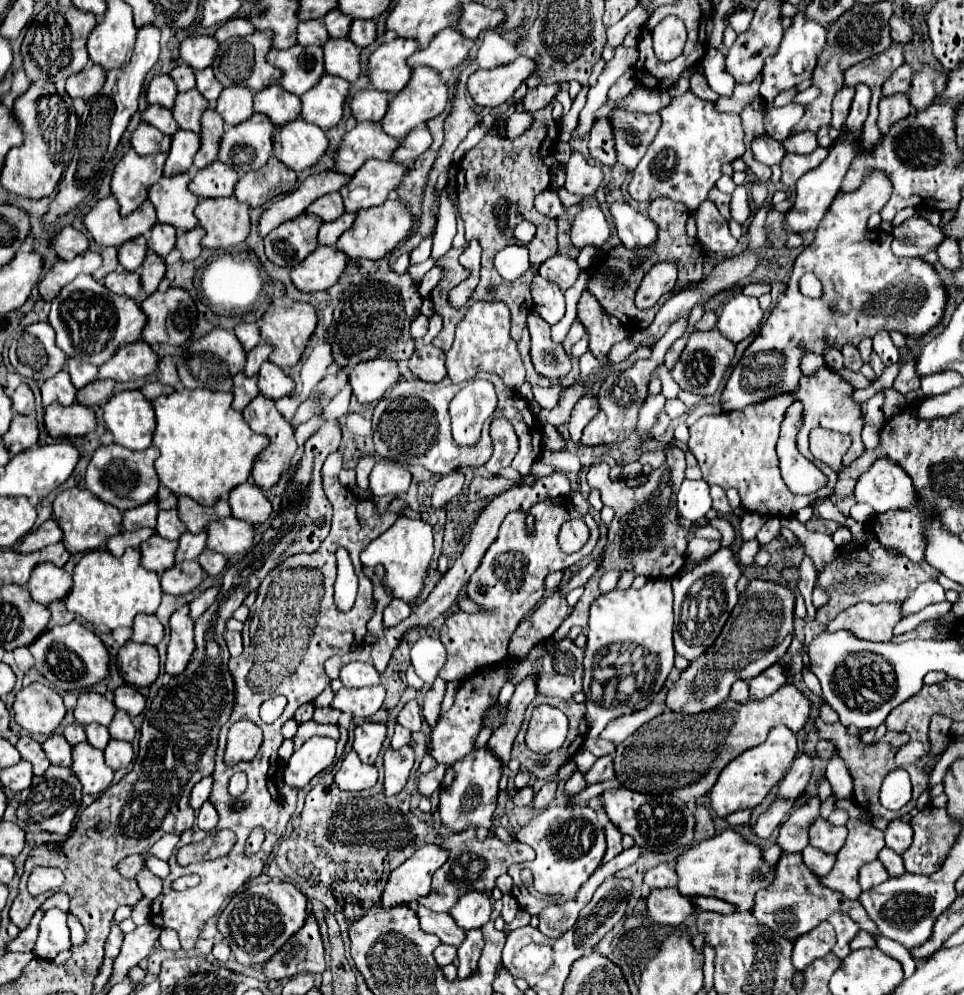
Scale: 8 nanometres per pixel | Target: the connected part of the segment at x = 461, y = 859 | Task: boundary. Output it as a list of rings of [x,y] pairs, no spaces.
[[[471,836],[461,842],[455,842],[453,846],[451,846],[451,842],[447,842],[447,846],[449,846],[449,860],[433,874],[431,892],[417,900],[419,904],[427,906],[433,912],[449,912],[449,908],[455,904],[455,900],[469,890],[479,890],[479,892],[493,890],[497,876],[505,874],[511,864],[535,858],[535,852],[531,846],[527,846],[519,840],[505,844],[497,836],[487,836],[483,842],[477,840],[475,836]]]

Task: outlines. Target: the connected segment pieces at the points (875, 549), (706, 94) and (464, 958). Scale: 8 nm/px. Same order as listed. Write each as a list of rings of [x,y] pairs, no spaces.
[[[875,540],[867,546],[869,554],[871,554],[871,564],[869,566],[859,566],[853,558],[849,558],[849,554],[845,554],[841,550],[839,558],[827,566],[827,570],[823,574],[819,574],[819,584],[831,594],[829,602],[817,610],[817,620],[821,624],[827,624],[829,620],[833,620],[841,610],[849,608],[851,604],[857,602],[897,602],[897,600],[905,600],[909,598],[909,594],[925,580],[937,580],[939,570],[935,570],[933,566],[929,566],[925,560],[915,564],[911,560],[907,560],[907,556],[889,556],[885,552],[885,548]]]
[[[693,72],[693,78],[691,78],[691,88],[689,88],[695,96],[699,96],[701,100],[709,100],[709,102],[717,102],[717,92],[713,92],[705,80],[705,76],[701,72]]]
[[[481,928],[465,932],[465,940],[459,946],[459,974],[457,978],[467,978],[471,974],[475,974],[475,968],[479,964],[479,956],[483,950],[483,934]]]

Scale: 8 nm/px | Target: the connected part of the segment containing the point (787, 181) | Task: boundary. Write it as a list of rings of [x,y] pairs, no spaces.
[[[821,146],[807,156],[787,154],[785,160],[781,162],[781,184],[787,186],[787,188],[793,188],[795,182],[799,180],[799,176],[817,168],[827,154],[829,154],[829,148],[821,148]]]

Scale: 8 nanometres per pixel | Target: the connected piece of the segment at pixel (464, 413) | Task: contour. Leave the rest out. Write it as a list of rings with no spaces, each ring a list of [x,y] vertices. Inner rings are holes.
[[[469,380],[449,404],[455,442],[459,446],[475,446],[483,422],[495,412],[495,408],[497,396],[493,384],[487,380]]]

